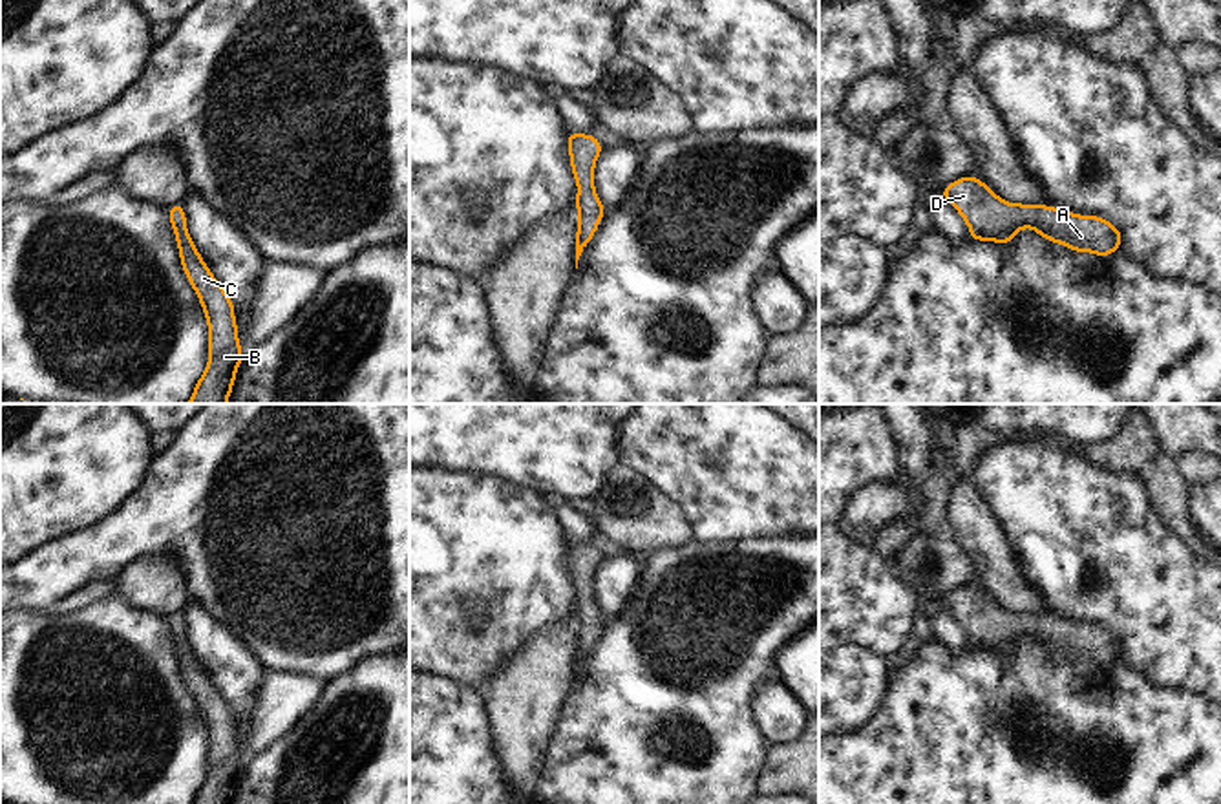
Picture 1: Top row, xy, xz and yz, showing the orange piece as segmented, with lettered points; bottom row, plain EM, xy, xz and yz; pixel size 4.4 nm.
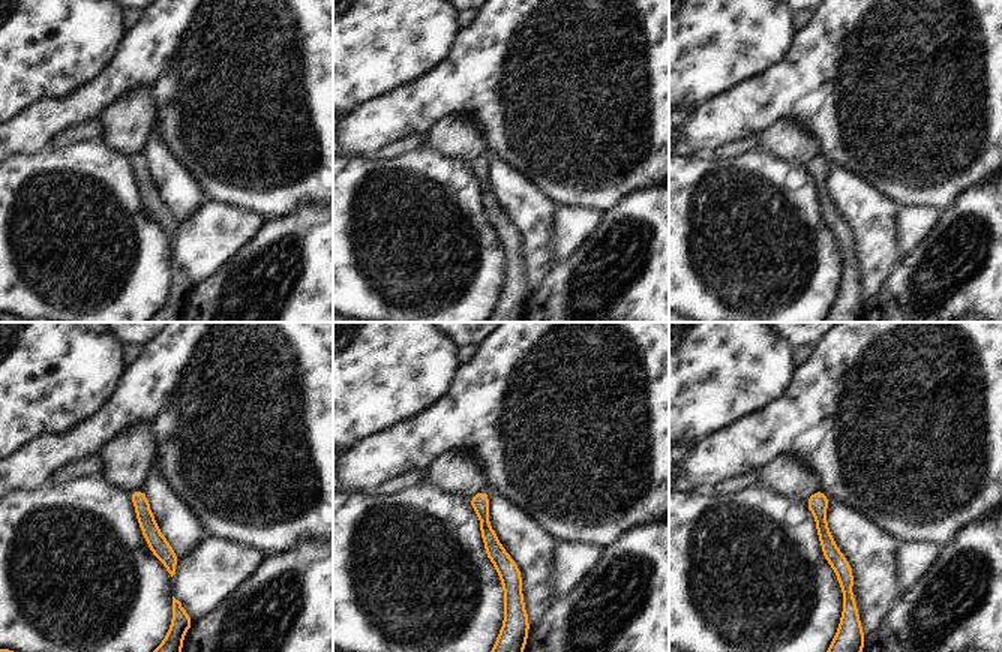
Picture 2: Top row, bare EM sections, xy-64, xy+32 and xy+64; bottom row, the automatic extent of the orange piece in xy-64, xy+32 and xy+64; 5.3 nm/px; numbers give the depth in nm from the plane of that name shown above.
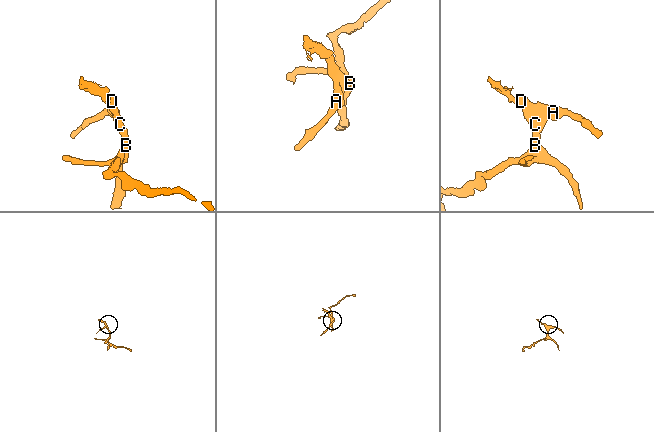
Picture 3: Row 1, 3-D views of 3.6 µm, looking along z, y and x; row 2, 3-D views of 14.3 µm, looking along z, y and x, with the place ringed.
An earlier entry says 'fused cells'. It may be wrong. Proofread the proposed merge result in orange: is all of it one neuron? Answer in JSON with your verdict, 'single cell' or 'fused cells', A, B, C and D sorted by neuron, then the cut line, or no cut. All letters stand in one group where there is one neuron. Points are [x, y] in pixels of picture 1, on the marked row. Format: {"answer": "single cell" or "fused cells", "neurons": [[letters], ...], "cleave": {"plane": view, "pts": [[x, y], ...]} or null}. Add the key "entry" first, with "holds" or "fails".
{"entry": "fails", "answer": "single cell", "neurons": [["A", "B", "C", "D"]], "cleave": null}

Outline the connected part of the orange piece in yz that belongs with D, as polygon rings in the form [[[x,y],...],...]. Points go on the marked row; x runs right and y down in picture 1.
[[[974,175],[952,181],[940,197],[960,212],[972,241],[1009,245],[1013,236],[1027,227],[1049,243],[1056,241],[1069,250],[1100,258],[1117,252],[1122,241],[1120,230],[1104,217],[1078,216],[1051,205],[1013,205]]]

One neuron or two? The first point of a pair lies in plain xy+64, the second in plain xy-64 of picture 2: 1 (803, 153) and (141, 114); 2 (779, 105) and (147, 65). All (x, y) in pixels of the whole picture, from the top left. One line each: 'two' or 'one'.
1: one
2: one

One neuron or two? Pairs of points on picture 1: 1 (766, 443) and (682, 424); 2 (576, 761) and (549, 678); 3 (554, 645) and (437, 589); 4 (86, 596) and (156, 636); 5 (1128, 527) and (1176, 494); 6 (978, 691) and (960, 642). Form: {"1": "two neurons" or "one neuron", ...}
{"1": "one neuron", "2": "two neurons", "3": "two neurons", "4": "two neurons", "5": "two neurons", "6": "two neurons"}

